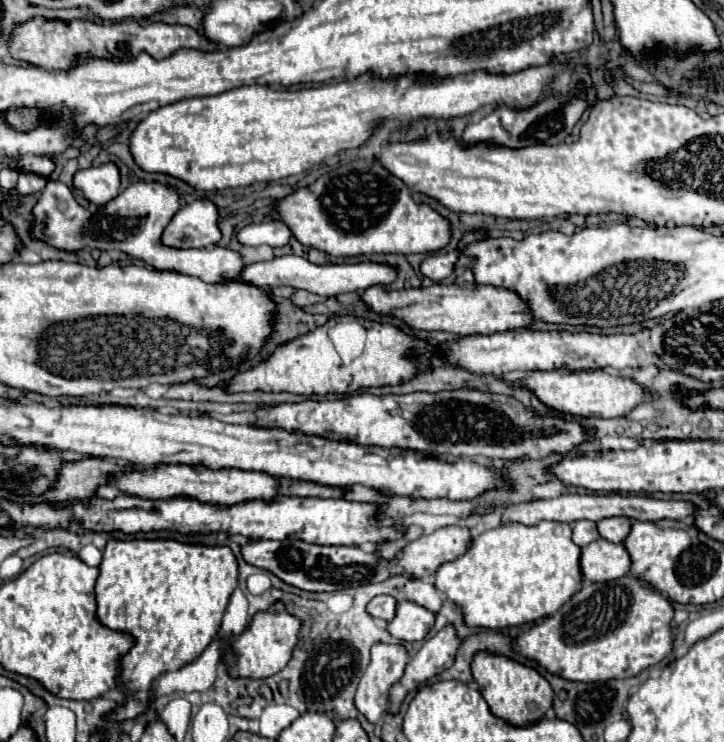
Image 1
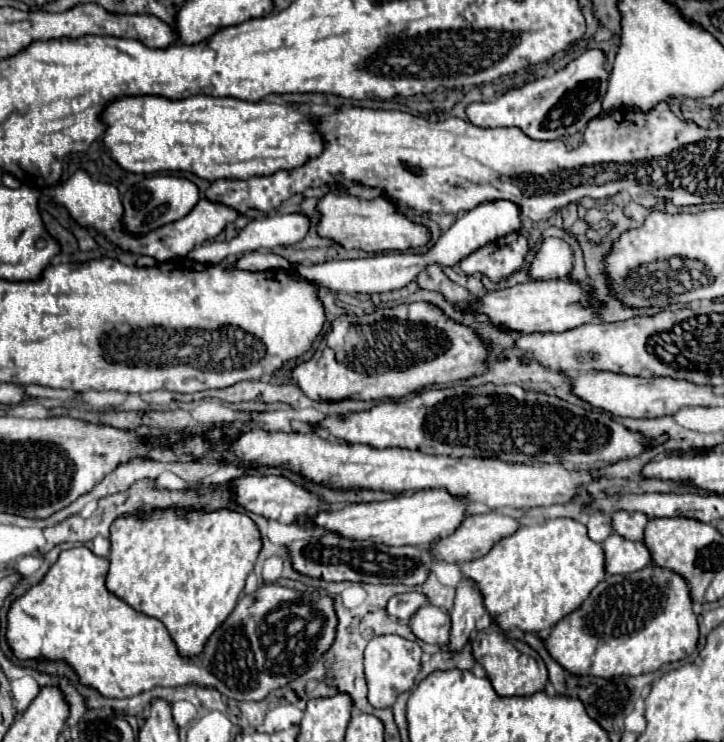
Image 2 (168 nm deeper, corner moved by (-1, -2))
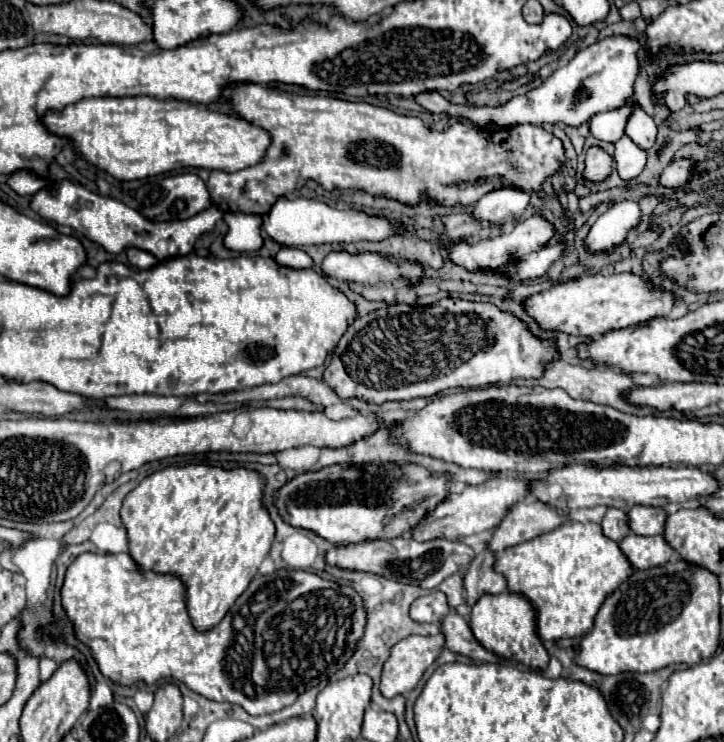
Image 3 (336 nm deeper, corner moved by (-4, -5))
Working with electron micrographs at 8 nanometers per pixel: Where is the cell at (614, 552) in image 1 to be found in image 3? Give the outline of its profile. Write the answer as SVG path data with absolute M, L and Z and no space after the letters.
M629 534L619 542L621 550L629 558L631 566L635 570L645 570L653 566L665 564L673 556L673 548L667 544L665 536L639 536L639 534Z

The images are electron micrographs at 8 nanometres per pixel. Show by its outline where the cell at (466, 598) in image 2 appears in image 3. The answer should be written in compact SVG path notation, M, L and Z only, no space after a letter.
M485 550L477 554L471 566L465 572L465 598L469 604L475 604L483 592L501 594L507 590L507 580L503 574L495 572L493 564L497 554L493 550Z

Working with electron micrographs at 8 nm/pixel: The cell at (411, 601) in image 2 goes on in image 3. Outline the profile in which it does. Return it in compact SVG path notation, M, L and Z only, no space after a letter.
M437 590L423 598L417 598L409 614L413 616L413 620L425 624L425 622L441 622L449 612L451 608L447 604L447 596Z

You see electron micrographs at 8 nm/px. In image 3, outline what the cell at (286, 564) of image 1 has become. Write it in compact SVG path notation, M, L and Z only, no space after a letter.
M413 536L347 544L345 548L333 548L331 552L327 552L327 562L331 566L375 572L381 576L389 576L391 580L421 586L421 588L437 588L447 576L455 574L459 570L465 570L471 560L473 560L471 546L461 544L459 540L435 538L435 540L427 540L427 542L417 542Z

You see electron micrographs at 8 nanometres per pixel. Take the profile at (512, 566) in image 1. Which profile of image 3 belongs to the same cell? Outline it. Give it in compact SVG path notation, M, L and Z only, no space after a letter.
M565 522L561 528L537 536L533 540L521 542L513 548L507 548L495 562L497 572L505 574L509 590L525 594L537 610L537 632L541 640L559 640L559 638L583 638L591 628L595 614L599 612L603 600L613 594L621 582L633 574L633 566L619 548L619 544L607 538L601 530L601 524L595 522Z

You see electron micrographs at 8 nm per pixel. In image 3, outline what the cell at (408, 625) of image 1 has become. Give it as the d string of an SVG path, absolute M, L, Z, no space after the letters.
M449 614L443 620L441 630L445 632L447 648L451 652L459 652L459 654L465 654L465 656L469 656L473 660L483 660L483 662L505 662L505 658L497 656L495 652L483 648L477 642L477 638L473 636L469 624L459 614Z

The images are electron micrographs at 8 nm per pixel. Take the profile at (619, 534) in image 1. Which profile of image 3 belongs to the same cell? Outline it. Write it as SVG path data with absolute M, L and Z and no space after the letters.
M633 506L627 512L627 516L629 516L631 530L639 536L655 536L655 534L663 534L663 530L665 530L667 514L659 508Z

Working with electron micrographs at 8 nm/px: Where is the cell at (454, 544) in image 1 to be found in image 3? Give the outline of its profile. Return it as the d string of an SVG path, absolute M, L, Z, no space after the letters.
M527 498L525 502L515 504L507 512L505 520L499 524L497 532L491 538L489 548L501 554L509 546L527 542L535 536L555 530L565 520L567 520L567 514L559 514L557 508L535 498Z

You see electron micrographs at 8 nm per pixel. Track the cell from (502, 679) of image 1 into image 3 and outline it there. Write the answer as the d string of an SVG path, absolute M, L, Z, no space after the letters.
M501 592L501 594L481 594L471 608L471 630L485 648L505 656L505 660L523 664L531 670L545 670L549 654L537 636L537 616L535 606L525 594Z

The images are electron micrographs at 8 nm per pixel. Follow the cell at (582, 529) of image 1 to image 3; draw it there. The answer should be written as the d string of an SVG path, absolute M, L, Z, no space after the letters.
M607 508L607 514L605 514L601 526L603 526L603 534L615 542L621 542L631 532L627 512L619 510L619 508Z

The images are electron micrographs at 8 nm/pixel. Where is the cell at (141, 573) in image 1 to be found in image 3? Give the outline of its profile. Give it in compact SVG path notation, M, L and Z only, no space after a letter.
M207 464L169 466L139 482L123 502L121 518L129 536L129 554L141 570L181 576L187 588L187 608L197 630L209 630L221 622L235 600L257 574L275 540L275 524L263 506L265 478L247 468L225 470Z

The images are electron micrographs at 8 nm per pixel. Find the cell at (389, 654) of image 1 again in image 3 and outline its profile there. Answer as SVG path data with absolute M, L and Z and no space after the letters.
M443 634L437 636L409 636L395 644L389 660L383 666L381 694L393 698L407 694L421 680L423 672L439 658L445 648Z

